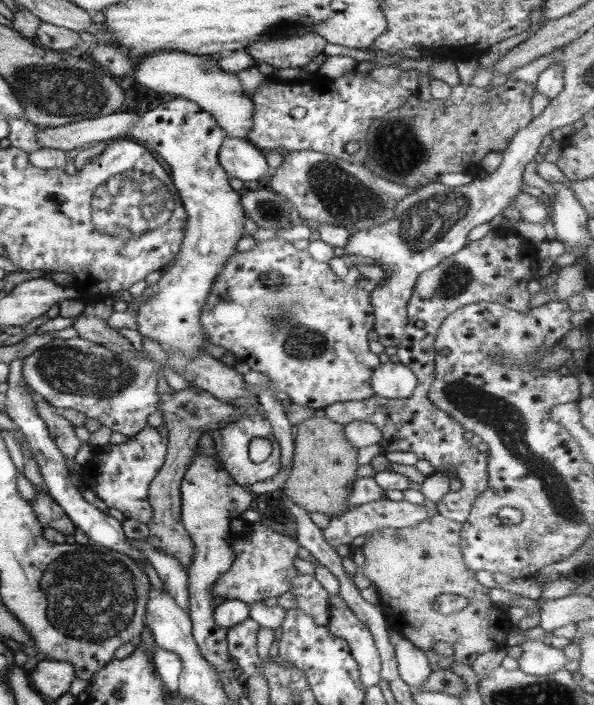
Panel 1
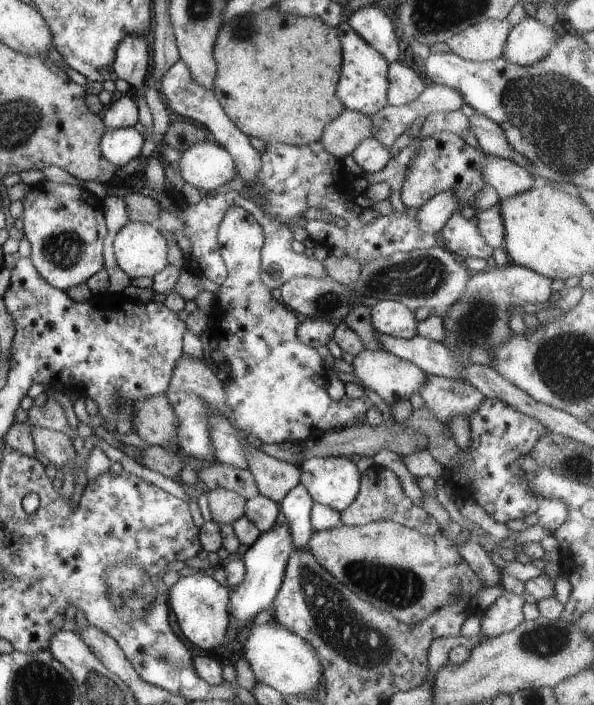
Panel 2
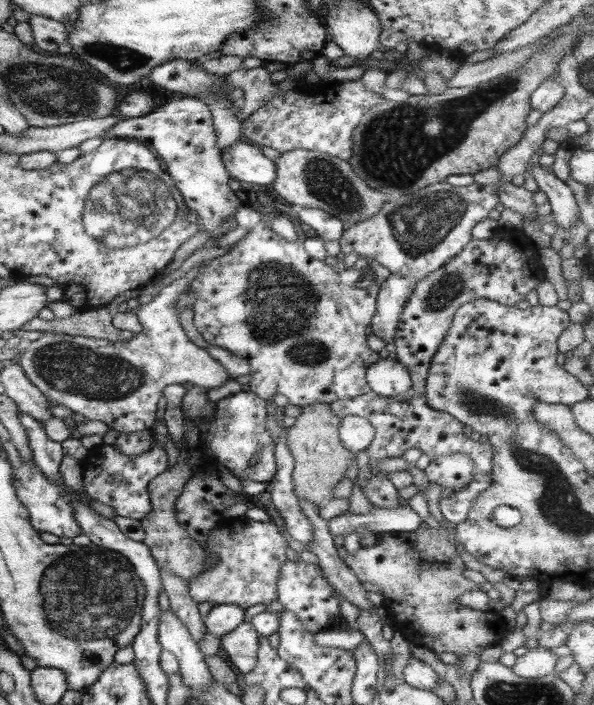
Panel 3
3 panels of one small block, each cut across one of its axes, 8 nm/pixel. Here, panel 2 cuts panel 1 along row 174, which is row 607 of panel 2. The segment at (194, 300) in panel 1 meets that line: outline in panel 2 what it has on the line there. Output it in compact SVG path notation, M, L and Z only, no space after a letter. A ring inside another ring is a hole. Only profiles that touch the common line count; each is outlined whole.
M205 572L182 576L176 584L169 588L169 605L176 616L182 636L204 652L212 651L222 644L229 623L229 593L230 589L222 586L212 576Z

